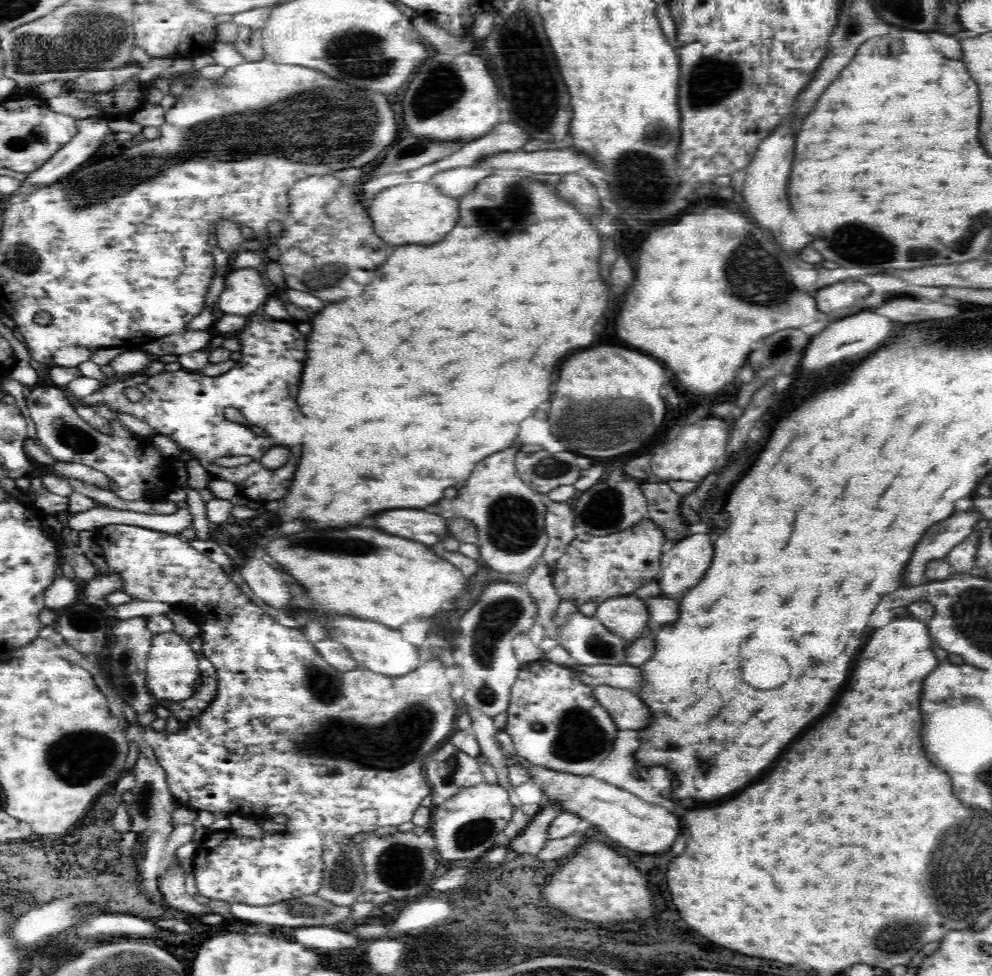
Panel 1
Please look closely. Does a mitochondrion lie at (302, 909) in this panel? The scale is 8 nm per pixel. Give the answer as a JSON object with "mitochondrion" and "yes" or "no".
{"mitochondrion":"yes"}

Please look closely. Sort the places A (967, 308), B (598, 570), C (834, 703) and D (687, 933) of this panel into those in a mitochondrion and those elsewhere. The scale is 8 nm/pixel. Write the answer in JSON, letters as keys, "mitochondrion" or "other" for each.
{"A":"other","B":"other","C":"other","D":"other"}

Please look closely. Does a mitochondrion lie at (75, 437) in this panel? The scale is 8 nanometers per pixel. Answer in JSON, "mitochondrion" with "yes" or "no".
{"mitochondrion":"yes"}

